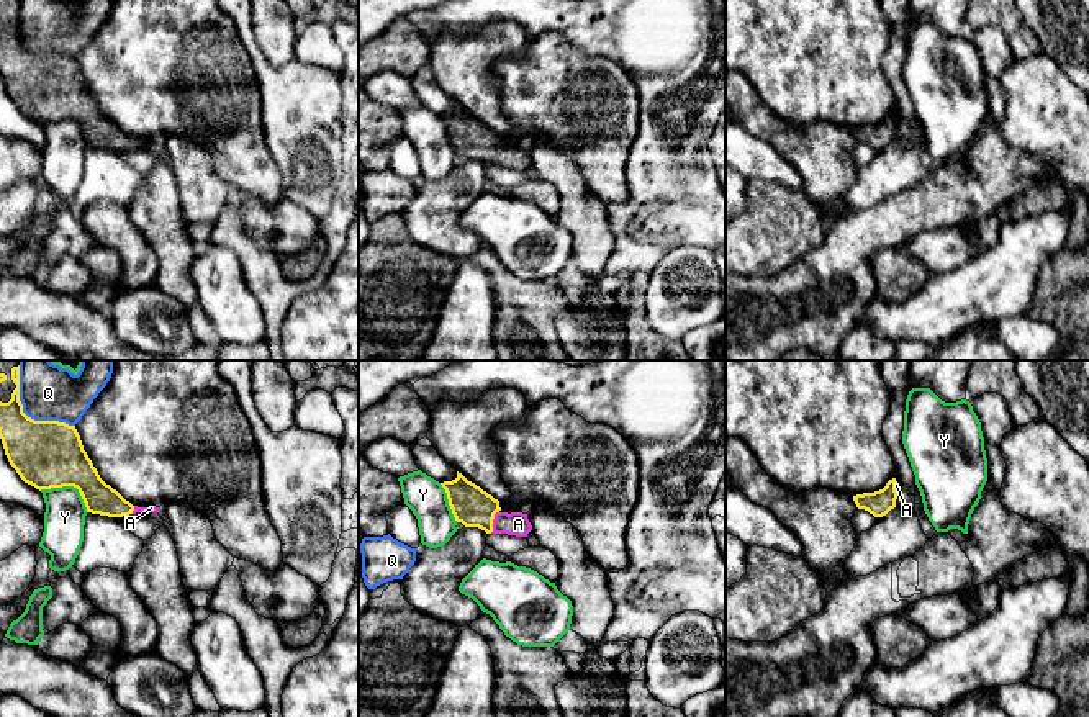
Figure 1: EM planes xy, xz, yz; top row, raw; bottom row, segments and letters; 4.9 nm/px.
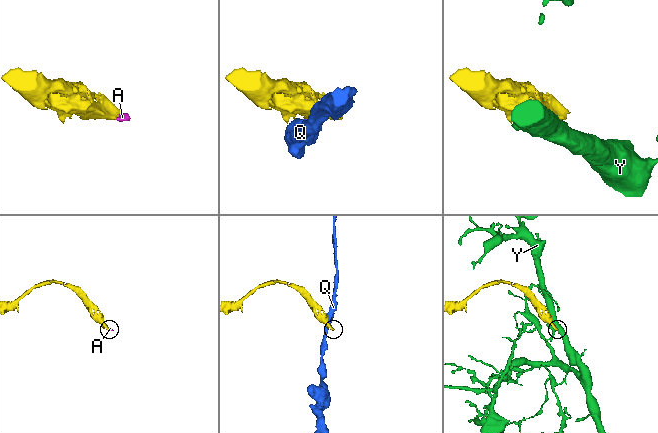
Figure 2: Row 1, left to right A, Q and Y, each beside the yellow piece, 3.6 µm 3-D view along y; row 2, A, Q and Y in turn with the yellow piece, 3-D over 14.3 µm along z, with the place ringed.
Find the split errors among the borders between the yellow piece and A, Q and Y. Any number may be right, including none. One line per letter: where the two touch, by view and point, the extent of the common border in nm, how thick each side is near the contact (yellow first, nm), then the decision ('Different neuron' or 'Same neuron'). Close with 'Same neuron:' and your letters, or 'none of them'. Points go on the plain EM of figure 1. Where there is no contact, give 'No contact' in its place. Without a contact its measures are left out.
A: Touches yellow at xz (492, 156). Shared border 120 nm. Thickness 200 nm (yellow) against 120 nm. Same neuron
Q: Touches yellow at xy (25, 48). Shared border 400 nm. Thickness 340 nm (yellow) against 280 nm. Different neuron
Y: Touches yellow at xy (69, 118). Shared border 260 nm. Thickness 340 nm (yellow) against 200 nm. Different neuron
Same neuron: A

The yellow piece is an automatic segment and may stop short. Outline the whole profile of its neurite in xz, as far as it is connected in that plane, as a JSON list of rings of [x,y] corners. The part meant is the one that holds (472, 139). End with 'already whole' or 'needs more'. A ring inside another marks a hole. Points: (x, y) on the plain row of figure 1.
[[[457,105],[457,111],[441,116],[447,126],[449,139],[457,156],[465,160],[478,160],[486,167],[508,167],[527,170],[532,159],[527,147],[503,146],[499,134],[468,115]]]; needs more

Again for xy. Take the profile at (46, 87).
[[[0,0],[0,72],[10,98],[39,124],[74,120],[87,146],[108,151],[159,146],[156,139],[133,139],[100,111],[75,59],[34,54],[23,46],[20,0]]]; needs more

